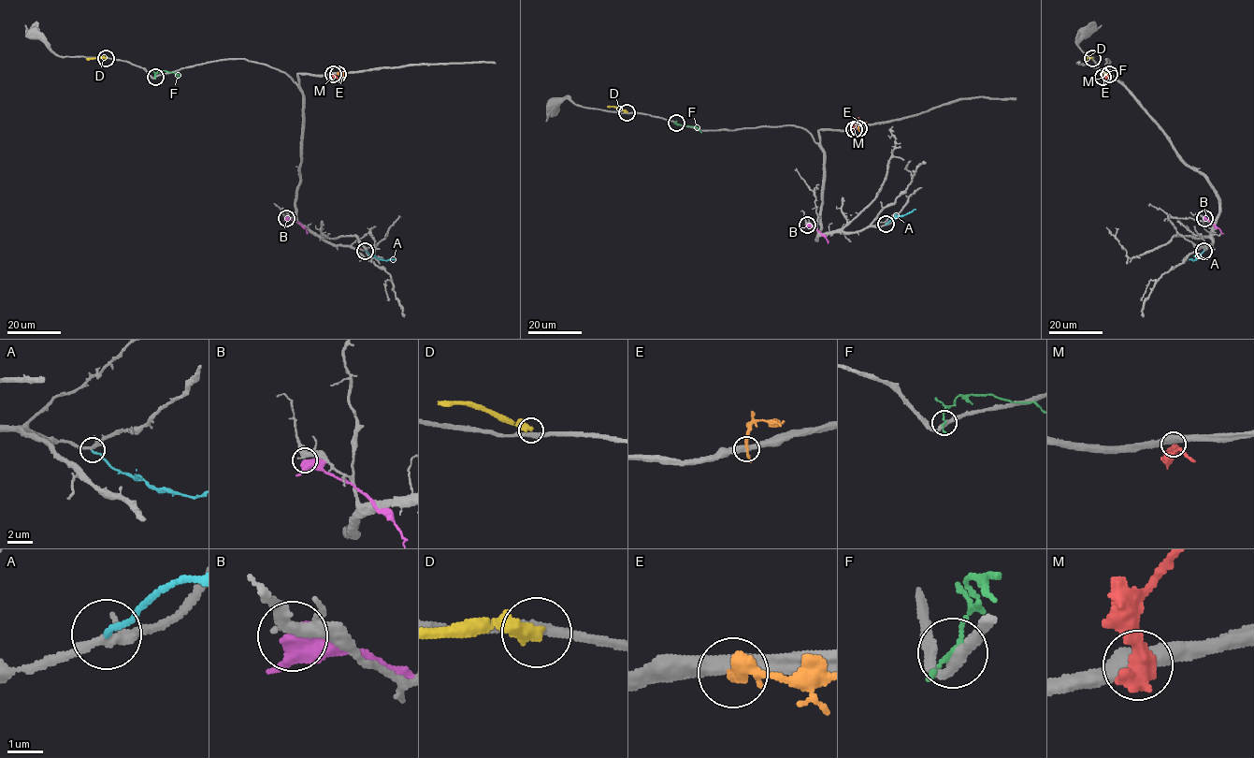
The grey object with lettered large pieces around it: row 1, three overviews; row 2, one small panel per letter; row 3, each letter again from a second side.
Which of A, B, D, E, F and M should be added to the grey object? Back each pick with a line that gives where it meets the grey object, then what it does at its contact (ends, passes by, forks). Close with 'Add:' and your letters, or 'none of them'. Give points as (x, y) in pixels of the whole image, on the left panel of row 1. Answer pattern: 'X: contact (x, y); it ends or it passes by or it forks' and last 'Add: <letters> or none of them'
A: contact (365, 251); it ends
Add: A

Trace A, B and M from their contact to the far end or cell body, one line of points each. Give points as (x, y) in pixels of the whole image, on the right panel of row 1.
A: (1204, 250), (1194, 260), (1189, 259)
B: (1204, 217), (1223, 234)
M: (1109, 74), (1097, 79)

